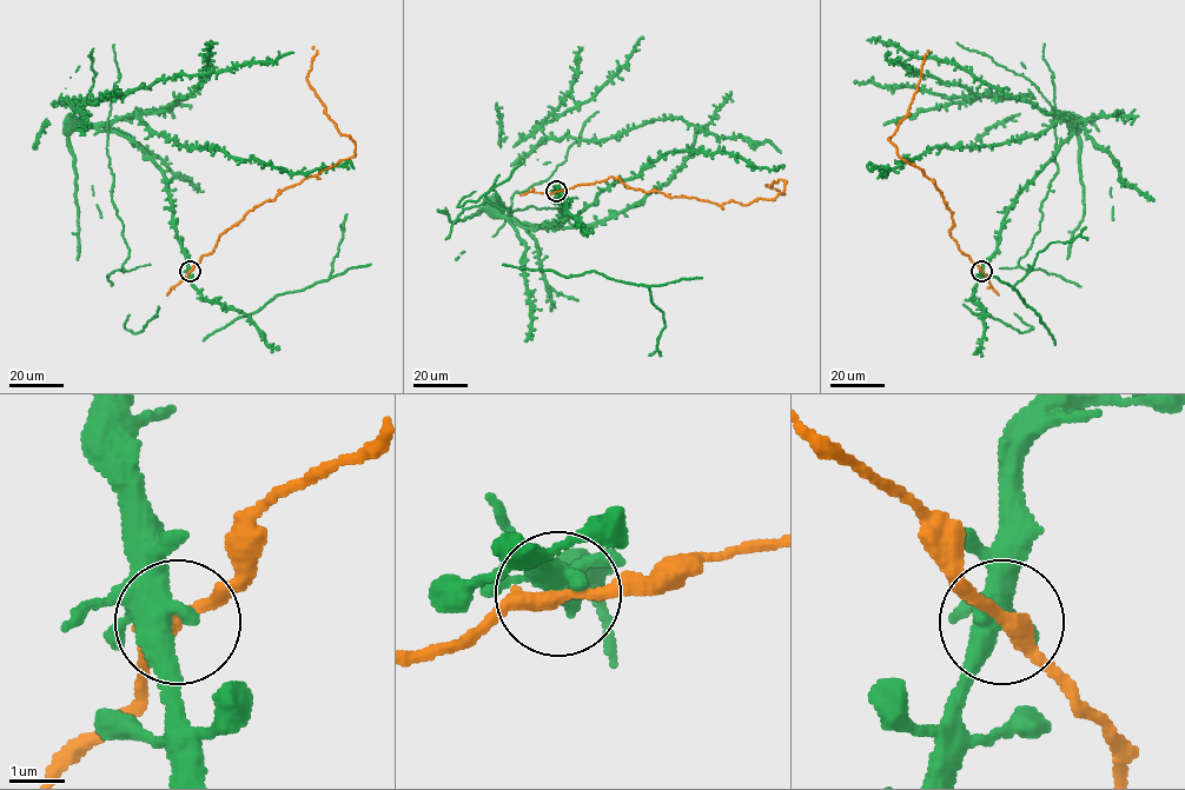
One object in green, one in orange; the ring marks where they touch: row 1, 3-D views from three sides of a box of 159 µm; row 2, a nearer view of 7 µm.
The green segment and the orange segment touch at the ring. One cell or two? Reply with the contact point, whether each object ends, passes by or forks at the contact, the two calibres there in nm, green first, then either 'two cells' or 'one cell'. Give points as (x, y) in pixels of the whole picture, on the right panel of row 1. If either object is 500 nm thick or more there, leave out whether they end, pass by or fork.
at (981, 271); green forks there; orange passes by; 400 nm thick on the green side, 280 nm on the other; one cell

